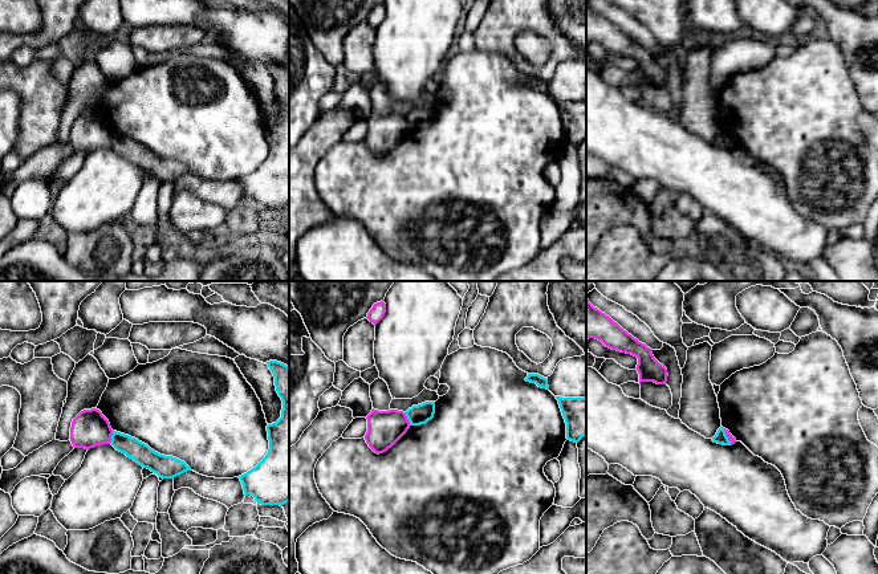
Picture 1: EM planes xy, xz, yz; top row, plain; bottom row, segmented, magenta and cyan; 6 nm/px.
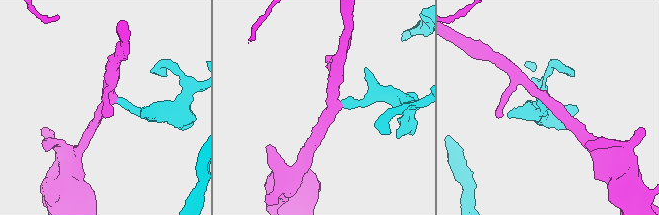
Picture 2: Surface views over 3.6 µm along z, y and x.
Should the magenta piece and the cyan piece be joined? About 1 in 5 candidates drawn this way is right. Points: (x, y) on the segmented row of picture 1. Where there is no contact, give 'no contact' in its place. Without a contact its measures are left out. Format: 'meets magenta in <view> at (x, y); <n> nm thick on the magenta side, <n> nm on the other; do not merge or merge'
meets magenta in xy at (110, 438); 220 nm thick on the magenta side, 120 nm on the other; do not merge

